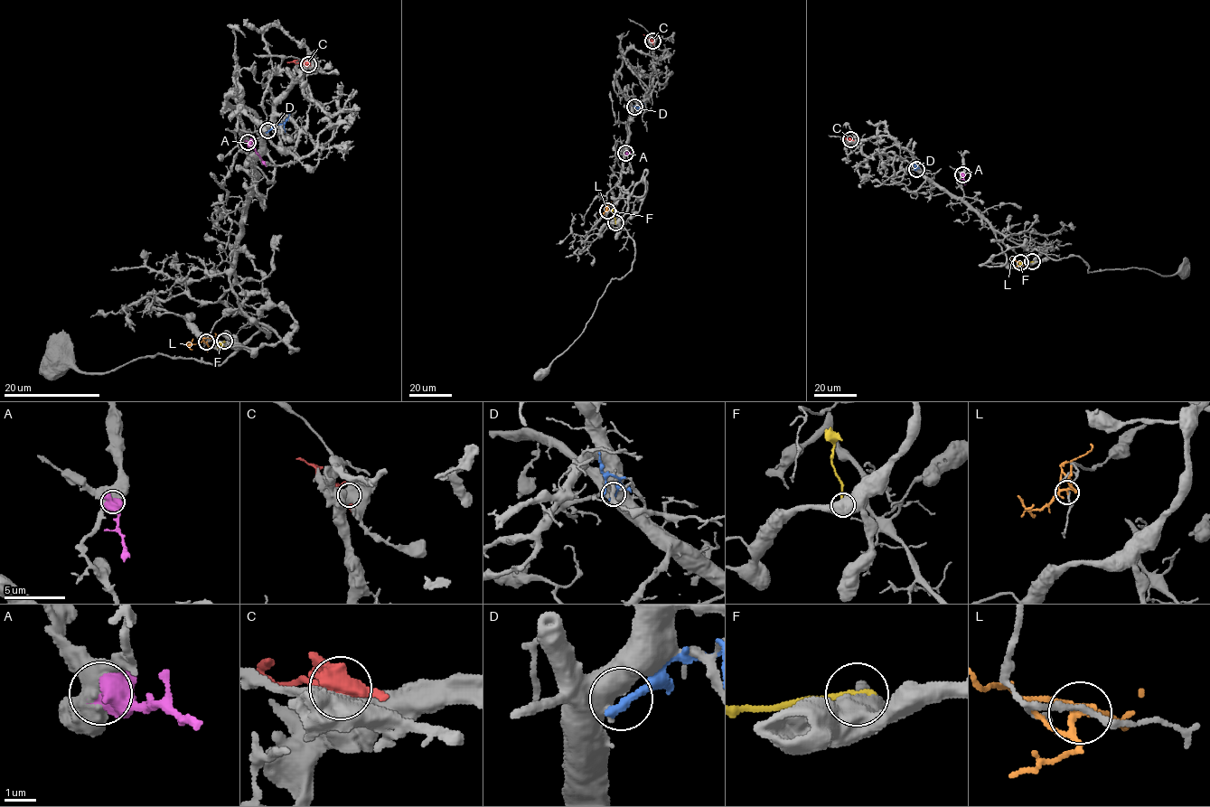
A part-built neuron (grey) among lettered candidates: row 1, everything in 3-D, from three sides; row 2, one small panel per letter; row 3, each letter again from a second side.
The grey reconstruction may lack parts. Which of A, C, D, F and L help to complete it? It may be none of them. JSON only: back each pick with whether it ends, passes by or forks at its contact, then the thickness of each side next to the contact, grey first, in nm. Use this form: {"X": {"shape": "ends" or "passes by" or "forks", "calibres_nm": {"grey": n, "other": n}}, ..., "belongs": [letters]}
{"belongs": []}

